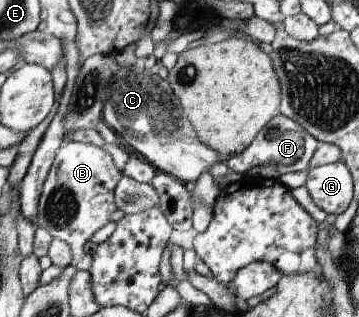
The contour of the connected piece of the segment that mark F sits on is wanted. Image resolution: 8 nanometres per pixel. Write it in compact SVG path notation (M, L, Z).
M278 112L263 126L253 139L250 146L243 152L231 156L226 164L231 170L245 174L253 166L275 166L279 174L301 172L309 169L309 162L319 148L321 142L315 140L300 124Z

